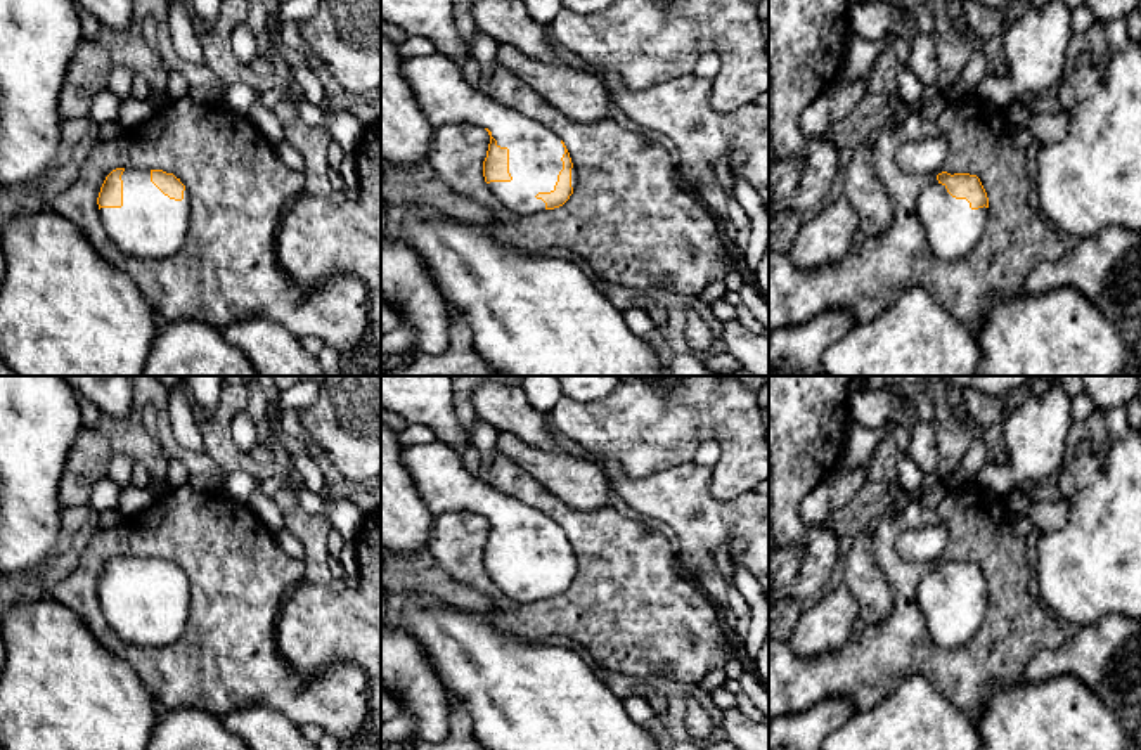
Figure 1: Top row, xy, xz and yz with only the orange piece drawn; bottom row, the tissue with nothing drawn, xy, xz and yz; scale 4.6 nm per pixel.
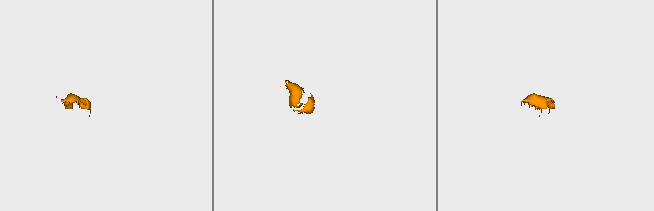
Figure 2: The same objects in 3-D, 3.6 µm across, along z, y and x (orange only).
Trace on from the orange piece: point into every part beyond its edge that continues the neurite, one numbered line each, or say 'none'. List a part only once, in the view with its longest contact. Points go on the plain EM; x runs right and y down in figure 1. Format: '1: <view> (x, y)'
1: xz (442, 480)

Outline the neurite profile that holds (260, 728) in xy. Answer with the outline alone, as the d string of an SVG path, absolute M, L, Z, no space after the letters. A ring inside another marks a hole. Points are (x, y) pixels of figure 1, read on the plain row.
M261 705L234 710L222 717L222 722L249 750L319 750L305 738L300 726Z

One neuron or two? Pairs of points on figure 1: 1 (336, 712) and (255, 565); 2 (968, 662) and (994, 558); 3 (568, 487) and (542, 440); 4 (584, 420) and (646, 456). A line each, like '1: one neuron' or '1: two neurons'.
1: one neuron
2: one neuron
3: two neurons
4: one neuron

